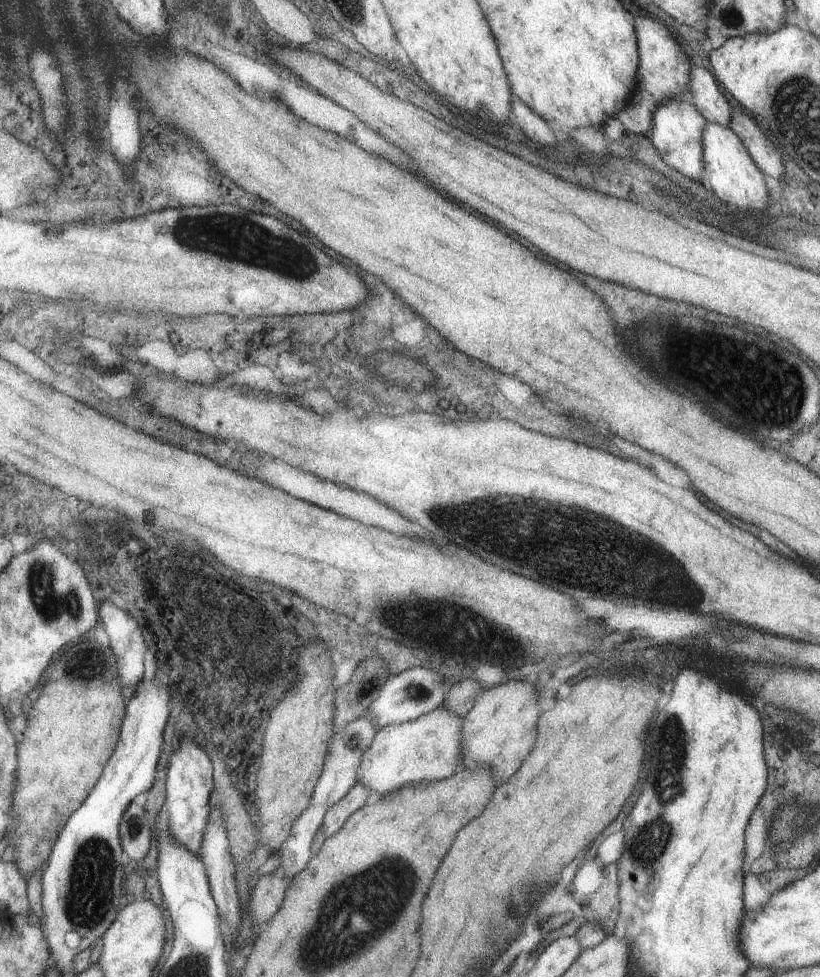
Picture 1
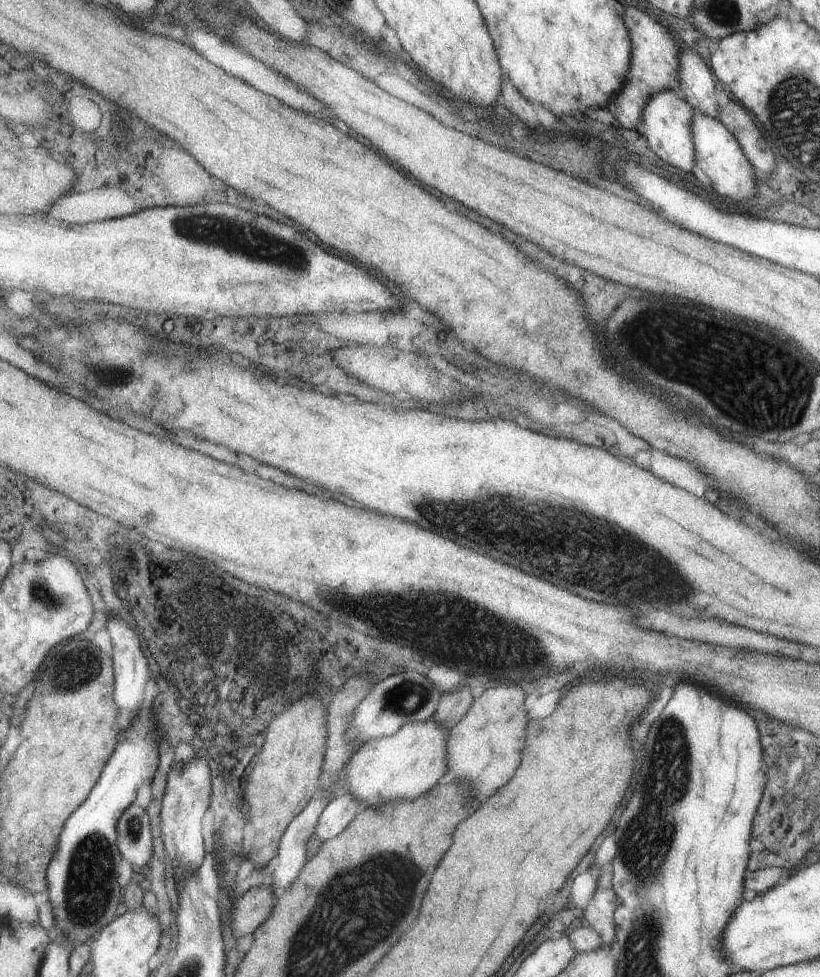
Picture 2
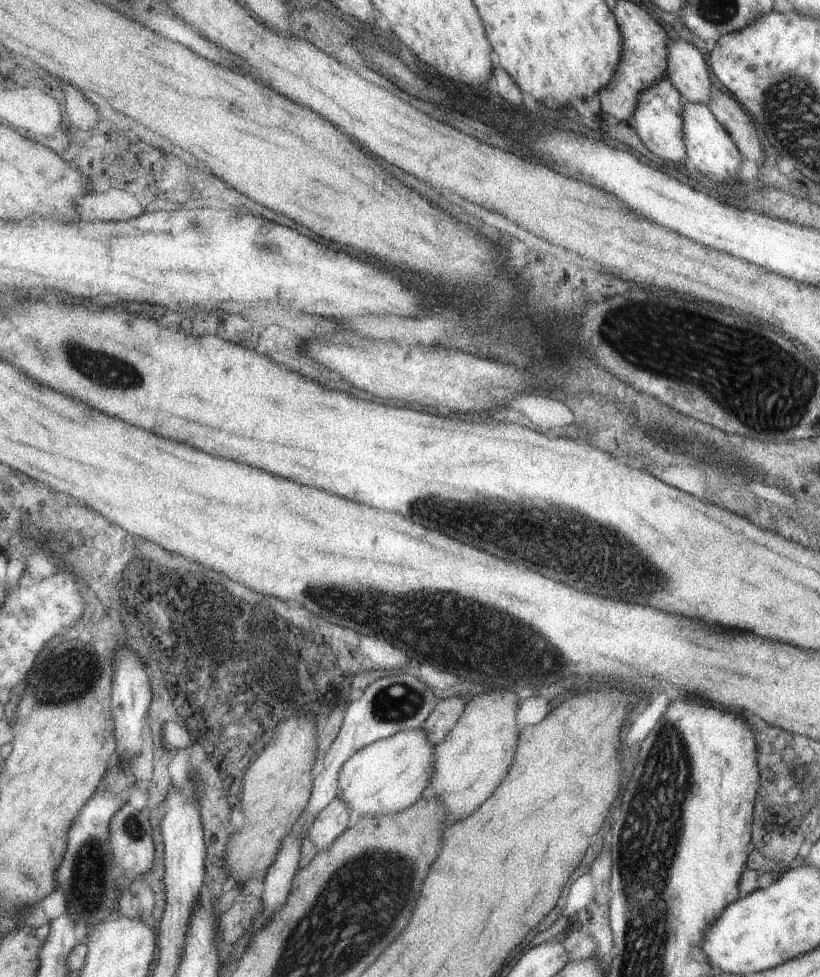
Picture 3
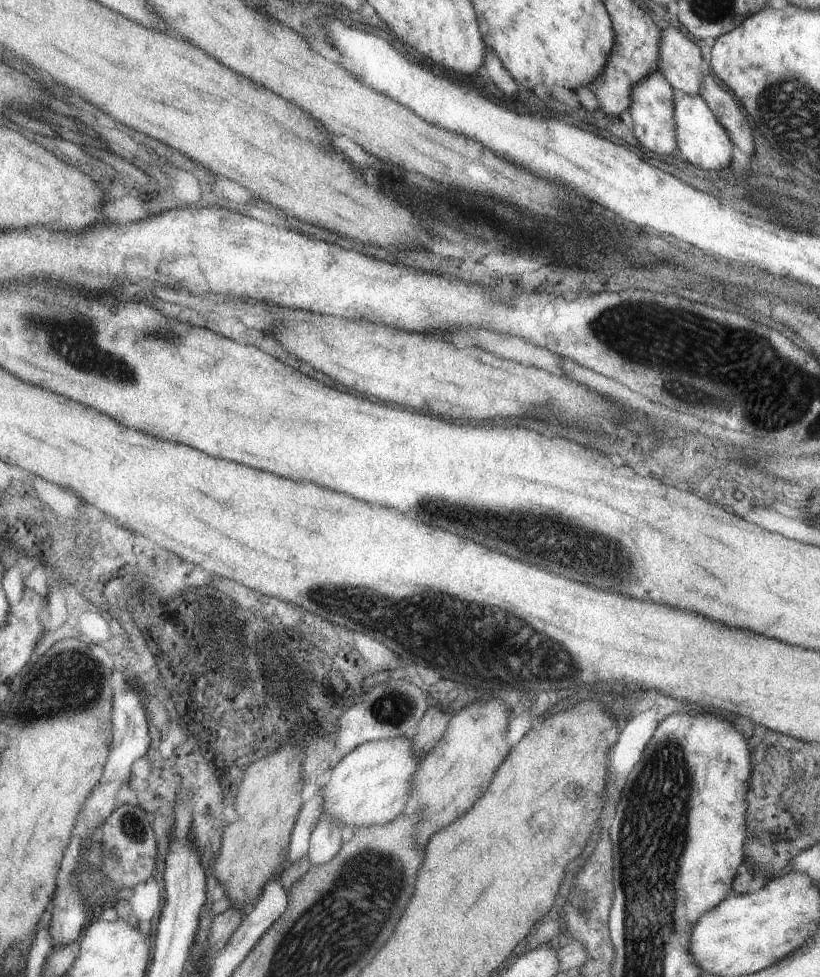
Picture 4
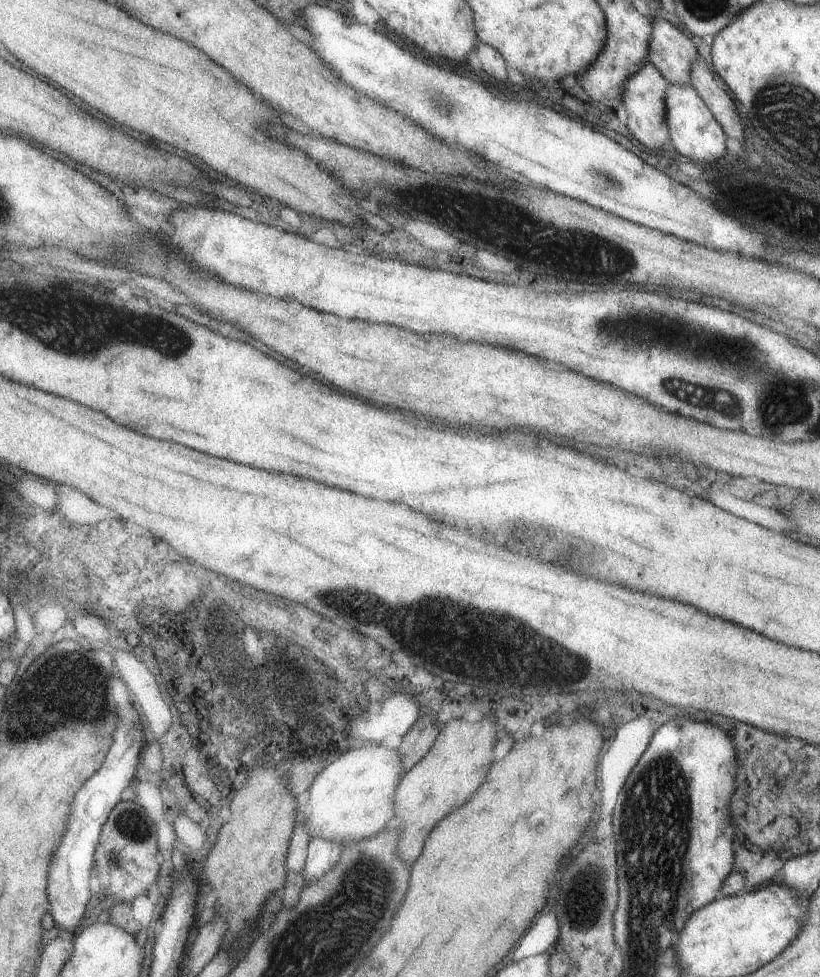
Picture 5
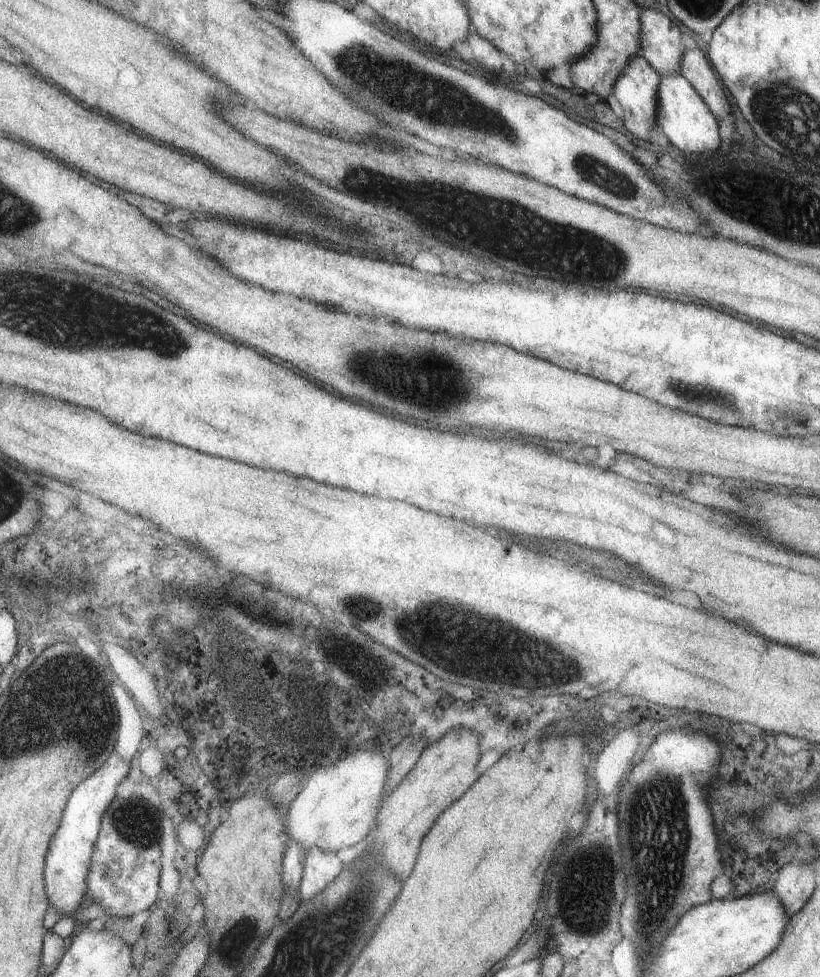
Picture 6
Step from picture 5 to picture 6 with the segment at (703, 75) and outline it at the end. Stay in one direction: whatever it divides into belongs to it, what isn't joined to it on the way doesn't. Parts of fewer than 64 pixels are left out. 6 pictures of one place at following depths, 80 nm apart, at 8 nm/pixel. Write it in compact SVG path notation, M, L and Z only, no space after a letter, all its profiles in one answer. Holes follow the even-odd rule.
M696 47L686 50L680 60L679 73L693 86L719 123L733 123L723 86L717 80L713 67Z

